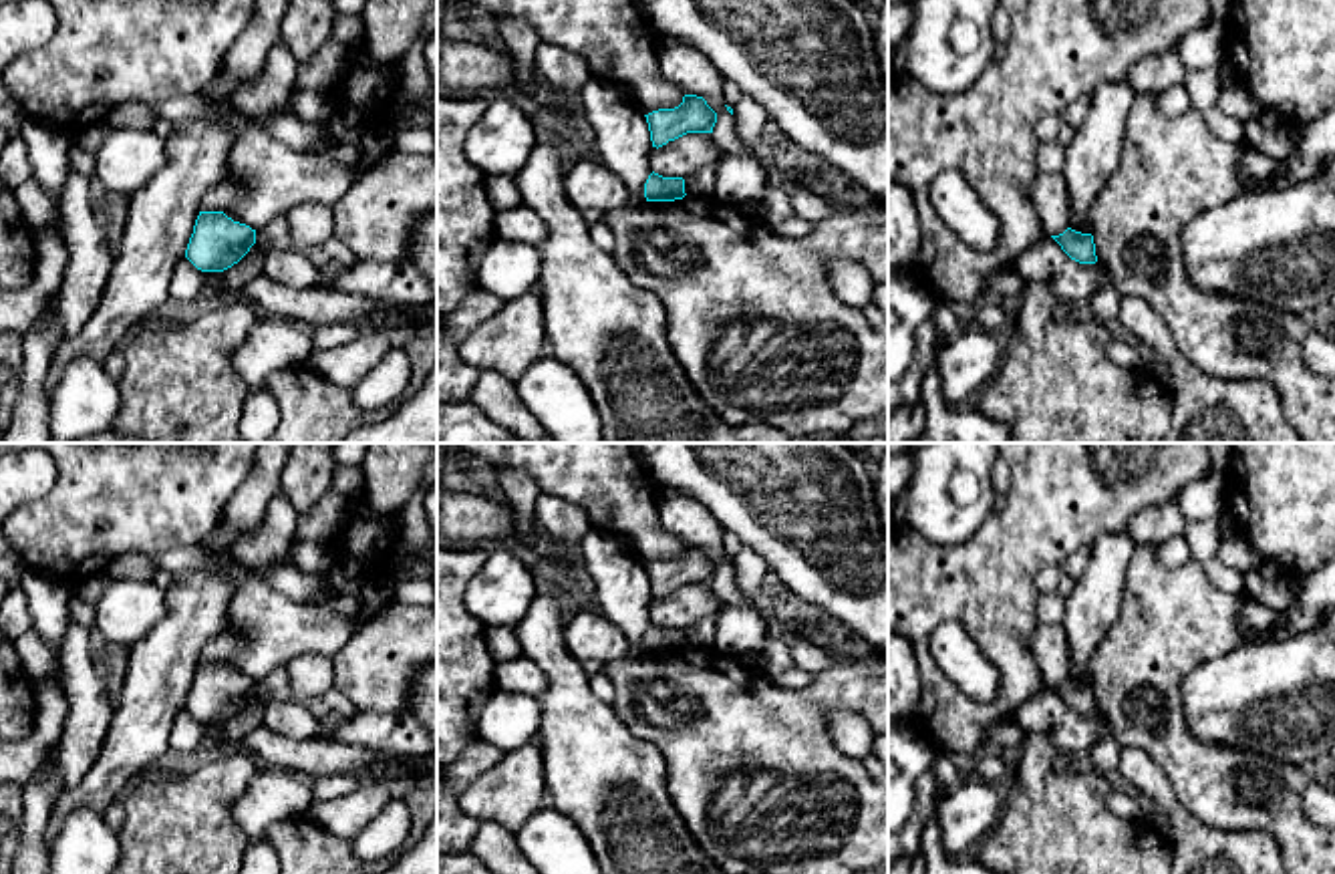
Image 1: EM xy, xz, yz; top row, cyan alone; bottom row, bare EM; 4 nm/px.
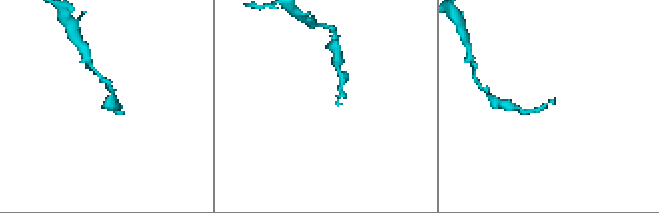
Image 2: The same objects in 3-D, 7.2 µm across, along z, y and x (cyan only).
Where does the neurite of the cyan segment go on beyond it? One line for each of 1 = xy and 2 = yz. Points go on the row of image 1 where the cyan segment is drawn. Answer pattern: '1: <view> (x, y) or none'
1: none
2: none

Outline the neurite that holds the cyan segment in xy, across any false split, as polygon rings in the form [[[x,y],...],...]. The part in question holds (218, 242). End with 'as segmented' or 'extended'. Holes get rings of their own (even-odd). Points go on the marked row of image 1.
[[[199,211],[185,258],[201,272],[224,272],[256,244],[256,230],[224,211]]] | as segmented

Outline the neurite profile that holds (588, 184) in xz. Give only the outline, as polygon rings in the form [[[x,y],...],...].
[[[600,159],[580,161],[564,169],[564,191],[576,209],[610,209],[626,207],[630,191],[624,181]]]

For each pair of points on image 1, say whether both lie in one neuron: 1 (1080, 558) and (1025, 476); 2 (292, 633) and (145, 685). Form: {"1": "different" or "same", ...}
{"1": "different", "2": "different"}

